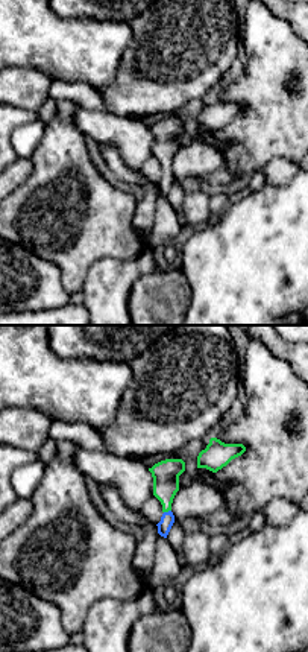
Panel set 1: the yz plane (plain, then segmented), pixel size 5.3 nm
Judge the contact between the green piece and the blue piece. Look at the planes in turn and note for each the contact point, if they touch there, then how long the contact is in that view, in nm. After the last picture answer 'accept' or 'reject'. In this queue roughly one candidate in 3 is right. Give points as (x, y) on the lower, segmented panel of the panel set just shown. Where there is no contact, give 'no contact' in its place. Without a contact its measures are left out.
meets green at (167, 511); contact 40 nm long

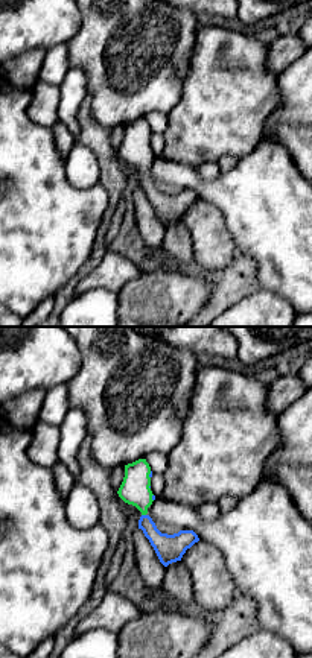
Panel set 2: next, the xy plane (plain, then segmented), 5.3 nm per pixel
meets green at (143, 514); contact 30 nm long

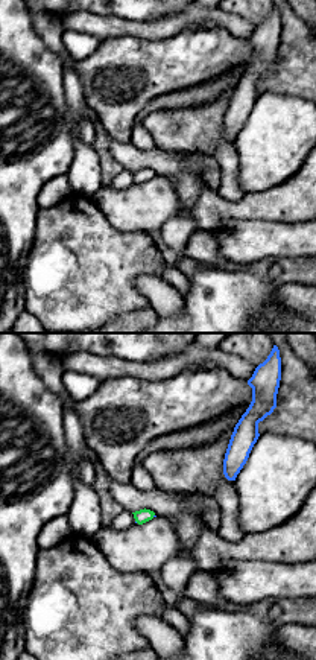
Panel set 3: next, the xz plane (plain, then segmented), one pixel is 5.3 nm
no contact

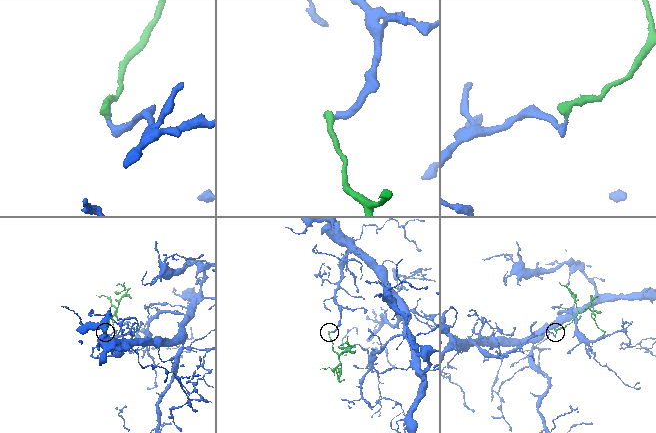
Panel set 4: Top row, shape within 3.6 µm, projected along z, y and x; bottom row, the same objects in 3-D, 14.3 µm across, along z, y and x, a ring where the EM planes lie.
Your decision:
accept

